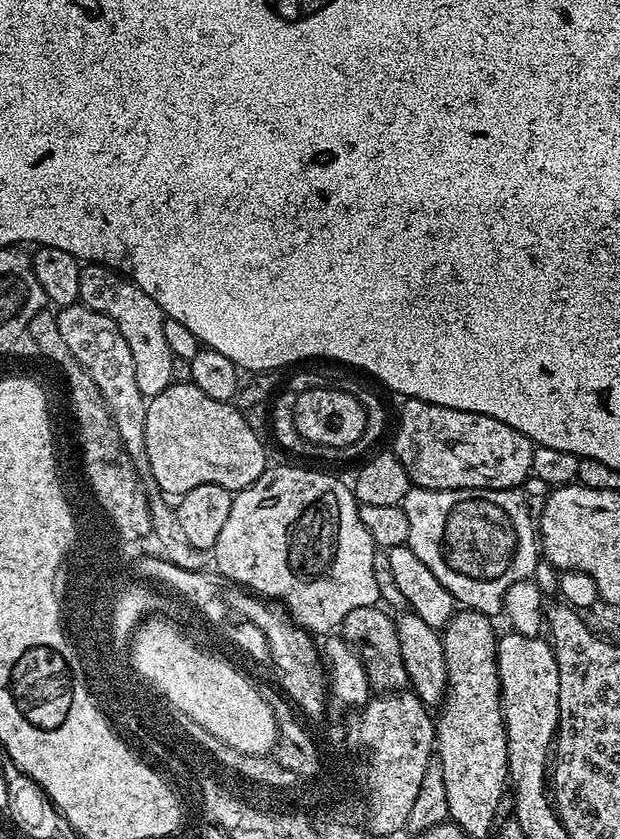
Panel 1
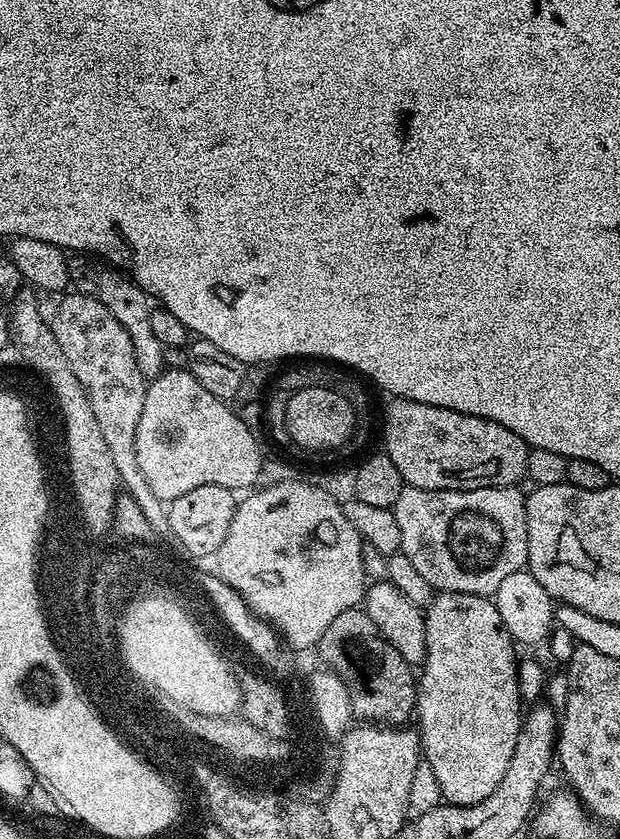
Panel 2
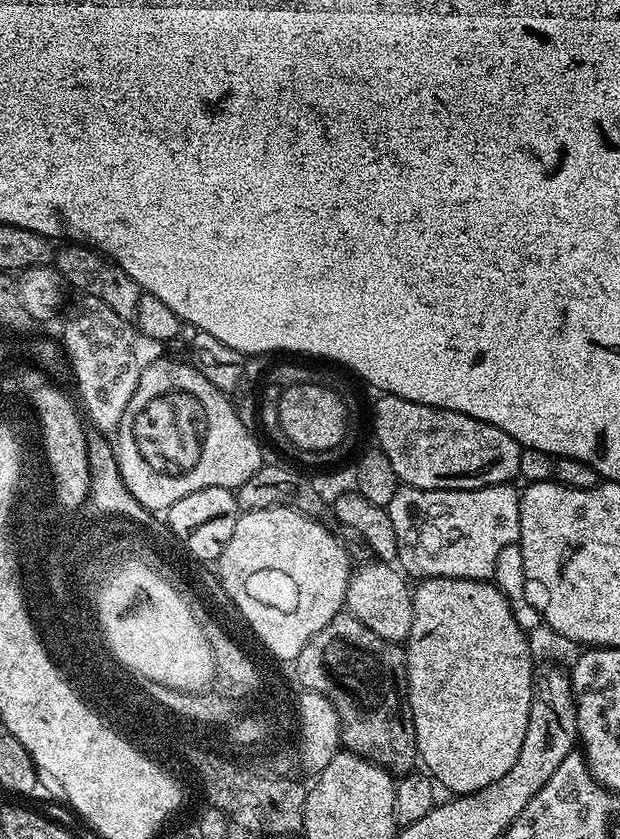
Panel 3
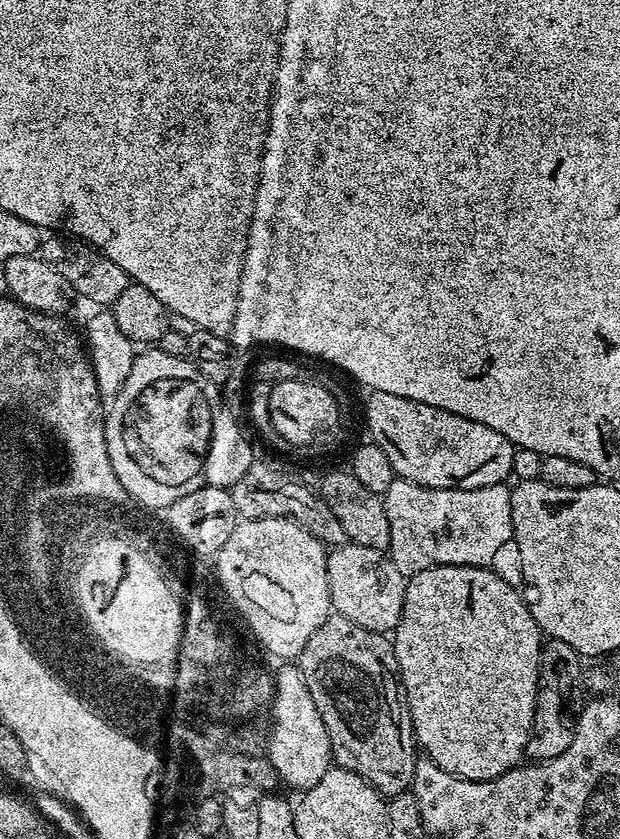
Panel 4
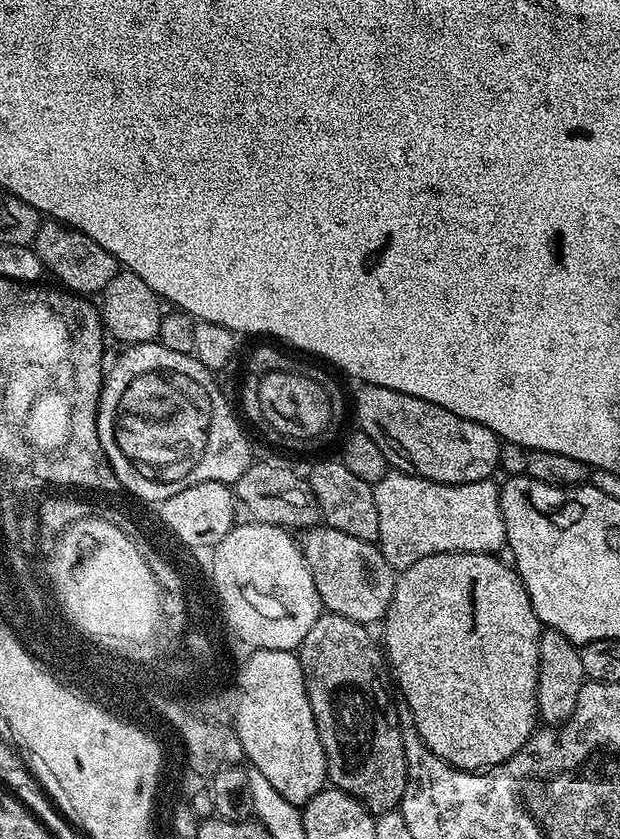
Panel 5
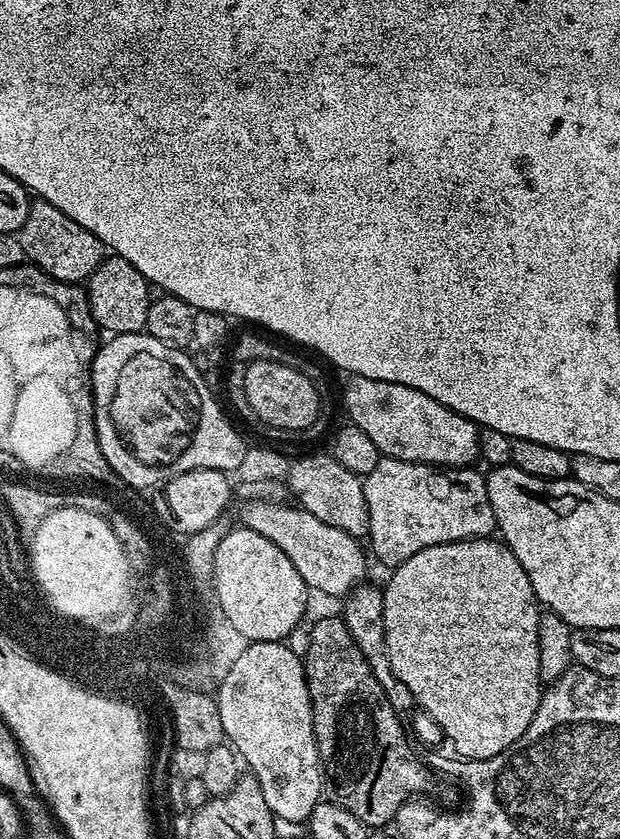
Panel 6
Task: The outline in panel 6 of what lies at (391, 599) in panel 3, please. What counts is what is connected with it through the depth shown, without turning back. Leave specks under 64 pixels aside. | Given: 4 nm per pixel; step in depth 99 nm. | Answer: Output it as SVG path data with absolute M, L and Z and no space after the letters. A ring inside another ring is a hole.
M252 500L238 512L239 523L262 534L262 538L270 538L270 542L274 542L274 546L278 546L278 550L282 550L282 554L286 554L290 562L294 562L294 570L302 574L305 584L313 593L347 597L367 577L364 575L368 572L369 557L366 552L364 557L364 552L360 549L361 541L338 530L338 526L326 526L326 522L314 518L314 514L310 514L305 508L289 504L275 504L272 500Z

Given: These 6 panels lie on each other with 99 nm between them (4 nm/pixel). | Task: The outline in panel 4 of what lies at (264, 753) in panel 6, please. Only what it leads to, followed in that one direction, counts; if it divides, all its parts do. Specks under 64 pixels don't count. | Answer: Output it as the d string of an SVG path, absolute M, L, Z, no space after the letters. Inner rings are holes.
M290 674L280 677L280 694L276 704L276 716L280 718L280 727L275 729L276 736L268 746L268 758L277 777L284 780L292 788L305 790L322 781L322 774L333 763L330 738L326 734L326 726L322 722L322 714L318 714L318 706L314 706L314 698L310 698L310 690L298 683Z

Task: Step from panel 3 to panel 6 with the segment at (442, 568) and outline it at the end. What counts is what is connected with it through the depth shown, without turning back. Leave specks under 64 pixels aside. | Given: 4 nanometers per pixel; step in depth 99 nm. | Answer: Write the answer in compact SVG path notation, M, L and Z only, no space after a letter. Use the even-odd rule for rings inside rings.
M385 456L370 470L368 476L363 477L364 497L366 498L366 510L368 511L368 535L367 543L372 543L371 555L381 560L387 566L395 566L406 562L406 558L414 558L418 550L426 550L426 546L438 546L446 542L458 542L459 540L482 540L491 537L497 531L496 519L494 518L494 506L490 506L490 494L486 494L486 476L482 471L475 472L475 467L466 468L438 468L430 464L419 464L418 462L406 462L393 456Z

